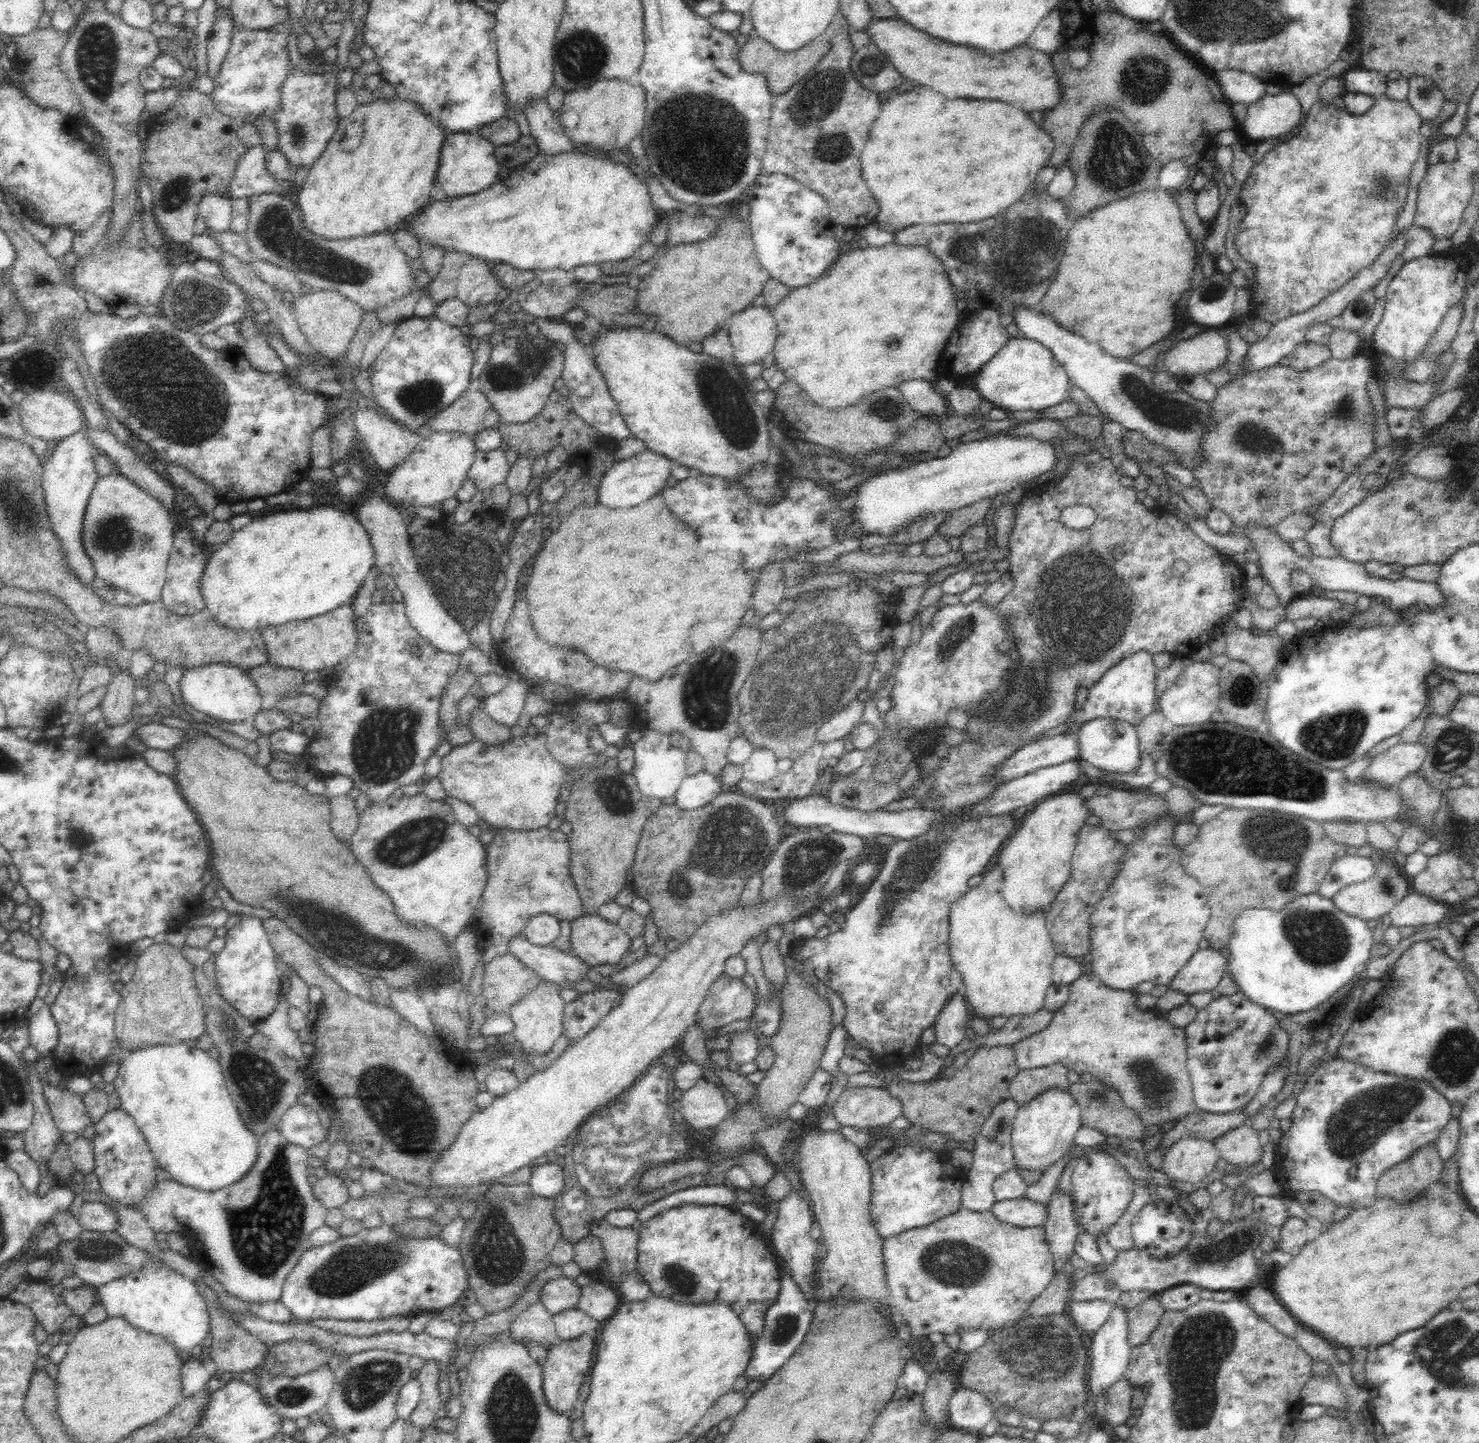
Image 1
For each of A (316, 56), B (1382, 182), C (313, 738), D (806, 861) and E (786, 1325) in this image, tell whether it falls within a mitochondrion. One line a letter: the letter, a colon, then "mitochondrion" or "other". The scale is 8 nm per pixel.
A: other
B: mitochondrion
C: other
D: mitochondrion
E: mitochondrion

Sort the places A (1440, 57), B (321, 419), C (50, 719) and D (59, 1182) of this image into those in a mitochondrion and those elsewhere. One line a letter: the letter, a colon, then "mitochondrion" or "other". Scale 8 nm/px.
A: other
B: other
C: other
D: other

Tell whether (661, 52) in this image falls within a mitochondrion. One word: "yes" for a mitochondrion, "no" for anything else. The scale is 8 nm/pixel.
no

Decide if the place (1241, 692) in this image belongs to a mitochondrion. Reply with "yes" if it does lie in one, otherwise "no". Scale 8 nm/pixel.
yes

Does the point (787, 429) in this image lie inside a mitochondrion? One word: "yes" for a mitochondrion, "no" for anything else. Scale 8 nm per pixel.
no

